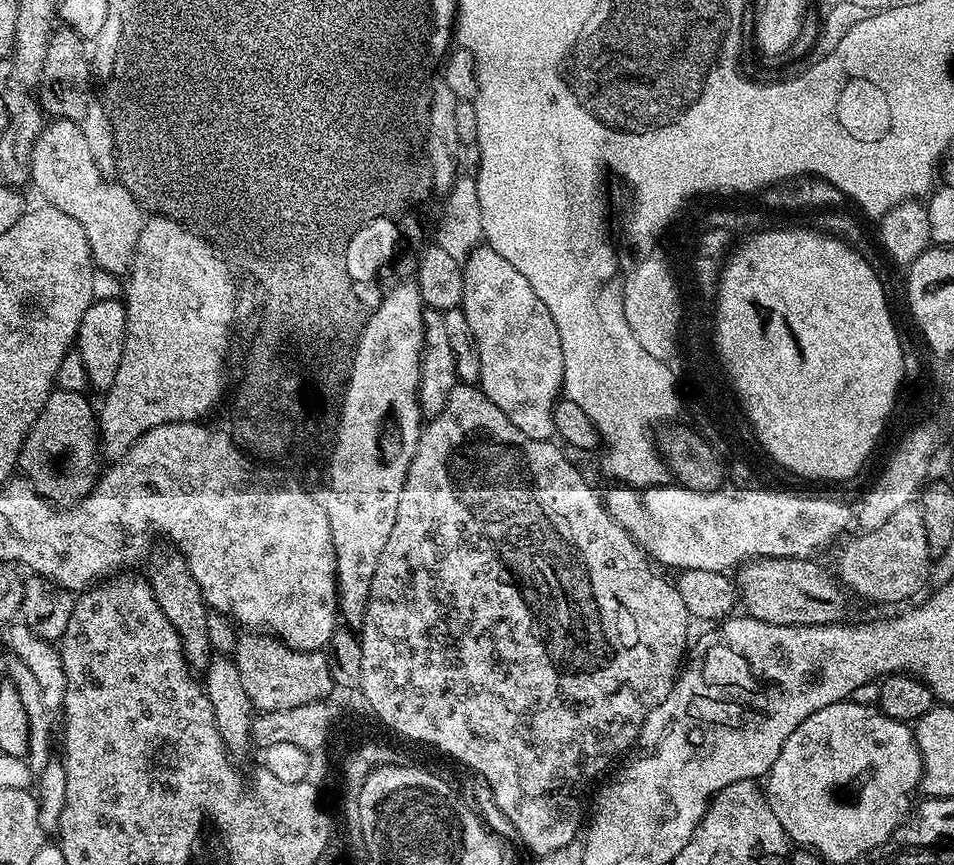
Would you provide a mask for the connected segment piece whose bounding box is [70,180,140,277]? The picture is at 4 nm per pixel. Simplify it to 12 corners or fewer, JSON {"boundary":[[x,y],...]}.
{"boundary":[[100,180],[72,198],[93,265],[118,277],[140,224],[128,192]]}

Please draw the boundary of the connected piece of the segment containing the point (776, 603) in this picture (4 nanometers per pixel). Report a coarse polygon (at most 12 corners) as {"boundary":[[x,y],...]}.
{"boundary":[[812,558],[745,560],[739,607],[778,626],[841,623],[849,597]]}

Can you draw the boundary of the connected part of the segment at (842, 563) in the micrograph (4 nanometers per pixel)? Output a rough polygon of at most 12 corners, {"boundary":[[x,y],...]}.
{"boundary":[[919,503],[846,541],[834,576],[872,604],[919,597],[930,551]]}

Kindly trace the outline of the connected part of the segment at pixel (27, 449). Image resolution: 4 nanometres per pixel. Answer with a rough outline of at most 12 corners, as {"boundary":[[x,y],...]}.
{"boundary":[[56,390],[18,465],[57,506],[102,472],[98,416],[83,391]]}

